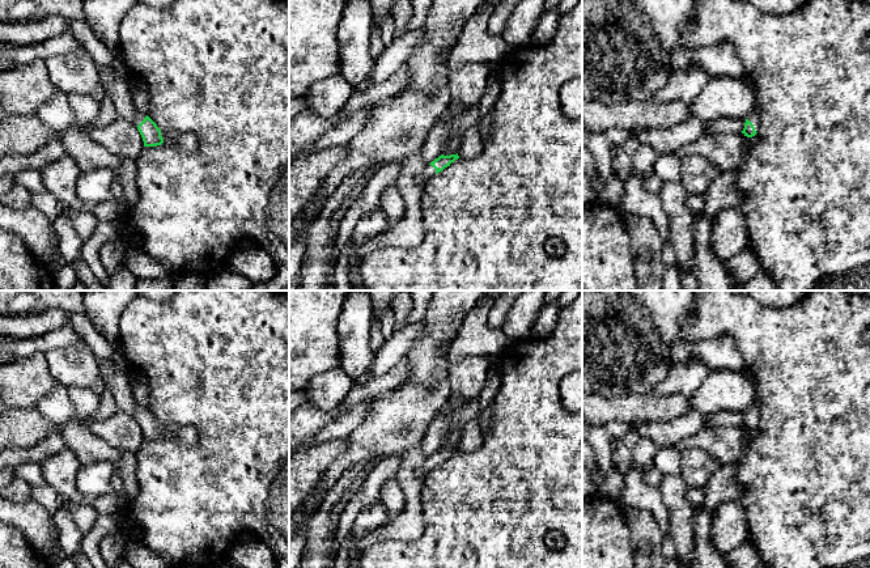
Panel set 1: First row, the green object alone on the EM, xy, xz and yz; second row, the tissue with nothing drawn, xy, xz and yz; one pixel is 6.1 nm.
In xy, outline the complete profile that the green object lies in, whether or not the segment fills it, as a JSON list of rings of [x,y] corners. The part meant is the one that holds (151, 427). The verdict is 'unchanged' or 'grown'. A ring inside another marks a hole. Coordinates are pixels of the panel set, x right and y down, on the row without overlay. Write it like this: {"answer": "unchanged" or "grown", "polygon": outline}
{"answer": "grown", "polygon": [[[136,403],[132,417],[139,423],[144,440],[157,440],[164,436],[161,423],[148,408],[144,408]]]}

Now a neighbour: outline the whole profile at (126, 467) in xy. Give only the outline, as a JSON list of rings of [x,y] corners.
[[[122,452],[122,458],[118,462],[115,471],[122,476],[123,489],[120,495],[131,501],[139,493],[139,484],[136,480],[136,455],[131,453]]]

